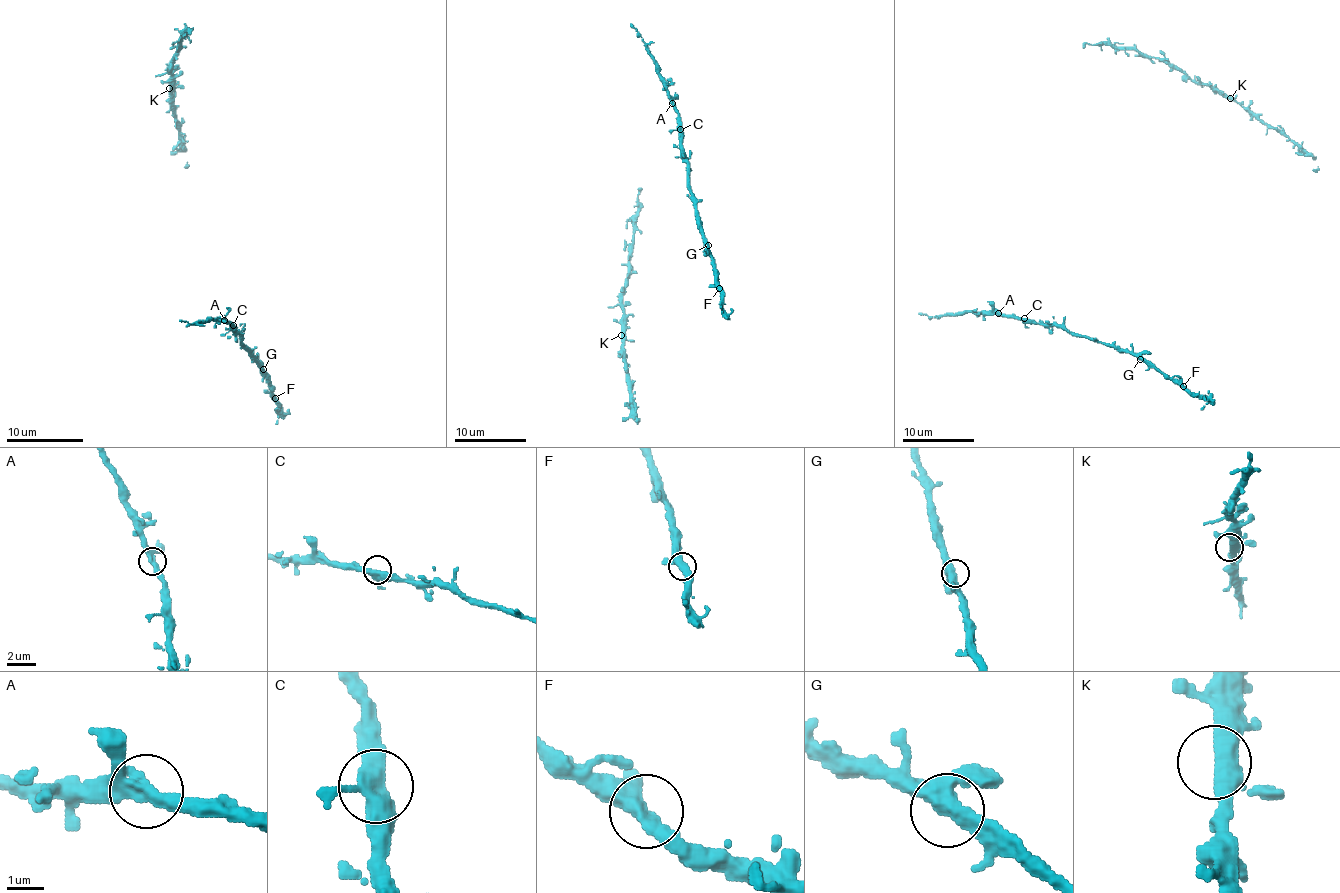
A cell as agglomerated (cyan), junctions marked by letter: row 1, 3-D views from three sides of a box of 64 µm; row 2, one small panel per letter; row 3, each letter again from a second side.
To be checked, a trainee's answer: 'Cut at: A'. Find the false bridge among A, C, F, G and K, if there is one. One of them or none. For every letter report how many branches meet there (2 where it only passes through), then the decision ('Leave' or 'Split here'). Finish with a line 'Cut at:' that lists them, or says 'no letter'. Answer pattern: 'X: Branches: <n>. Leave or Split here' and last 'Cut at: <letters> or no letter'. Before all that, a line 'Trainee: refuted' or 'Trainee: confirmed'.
Trainee: refuted
A: Branches: 3. Leave
C: Branches: 3. Leave
F: Branches: 2. Leave
G: Branches: 3. Leave
K: Branches: 3. Leave
Cut at: no letter

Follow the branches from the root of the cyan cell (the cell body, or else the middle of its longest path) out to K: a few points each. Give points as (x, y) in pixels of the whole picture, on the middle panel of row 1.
K: (633, 403), (621, 335)

